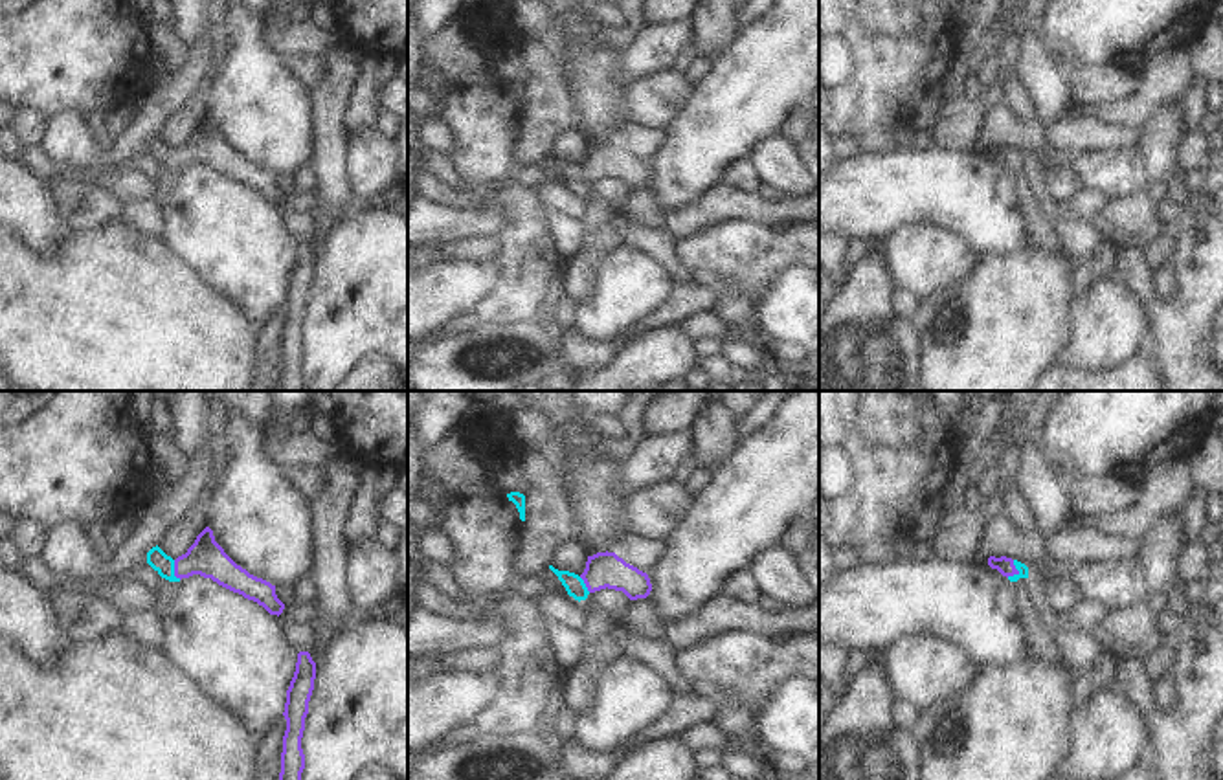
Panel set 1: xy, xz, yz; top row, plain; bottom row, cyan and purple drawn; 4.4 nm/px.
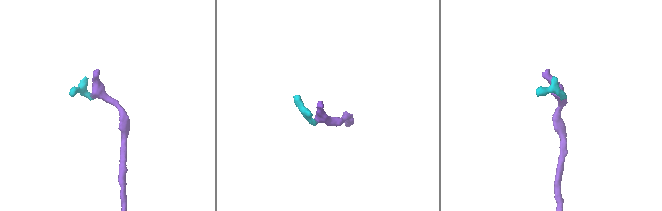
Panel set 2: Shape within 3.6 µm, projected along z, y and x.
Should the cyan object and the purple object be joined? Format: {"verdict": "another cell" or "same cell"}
{"verdict": "same cell"}

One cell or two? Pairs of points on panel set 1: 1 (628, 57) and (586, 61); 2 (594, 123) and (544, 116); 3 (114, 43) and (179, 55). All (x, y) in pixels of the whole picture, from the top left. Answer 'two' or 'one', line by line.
1: two
2: two
3: two

